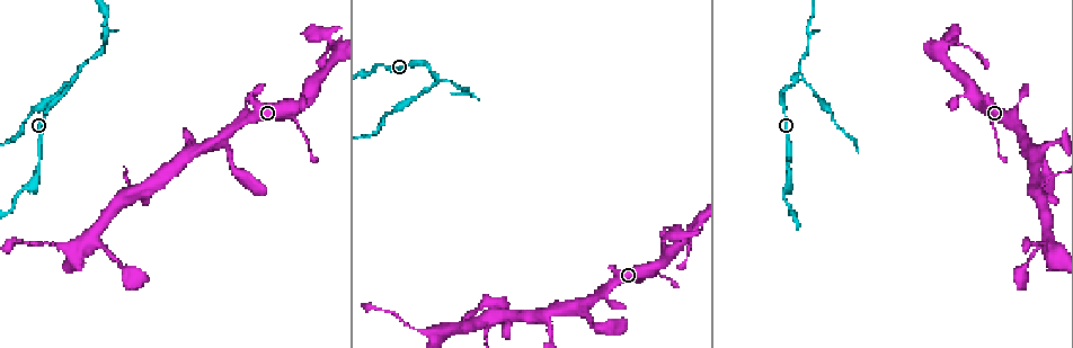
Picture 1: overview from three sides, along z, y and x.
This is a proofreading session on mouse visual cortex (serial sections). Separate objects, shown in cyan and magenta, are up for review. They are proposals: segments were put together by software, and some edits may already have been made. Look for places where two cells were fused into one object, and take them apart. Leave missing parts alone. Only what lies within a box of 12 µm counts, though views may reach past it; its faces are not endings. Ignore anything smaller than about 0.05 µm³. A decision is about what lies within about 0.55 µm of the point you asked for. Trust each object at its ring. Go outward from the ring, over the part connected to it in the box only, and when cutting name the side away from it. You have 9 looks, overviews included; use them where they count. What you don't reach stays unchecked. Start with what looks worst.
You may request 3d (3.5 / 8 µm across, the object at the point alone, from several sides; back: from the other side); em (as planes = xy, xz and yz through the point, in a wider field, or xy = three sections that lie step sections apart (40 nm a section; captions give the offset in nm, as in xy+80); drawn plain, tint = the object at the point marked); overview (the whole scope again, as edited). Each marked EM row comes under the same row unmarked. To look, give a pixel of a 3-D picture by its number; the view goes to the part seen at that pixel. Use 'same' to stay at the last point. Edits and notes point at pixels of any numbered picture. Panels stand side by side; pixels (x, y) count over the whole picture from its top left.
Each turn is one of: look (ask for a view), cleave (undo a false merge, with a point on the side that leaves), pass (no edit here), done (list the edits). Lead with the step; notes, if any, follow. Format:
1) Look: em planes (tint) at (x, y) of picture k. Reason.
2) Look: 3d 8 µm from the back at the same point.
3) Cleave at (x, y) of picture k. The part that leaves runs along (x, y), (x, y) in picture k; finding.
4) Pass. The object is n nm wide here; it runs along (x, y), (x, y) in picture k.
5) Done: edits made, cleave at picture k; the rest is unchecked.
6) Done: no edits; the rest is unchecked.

Look: 3d 3.5 µm at (799, 79) of picture 1. Three-way junction.

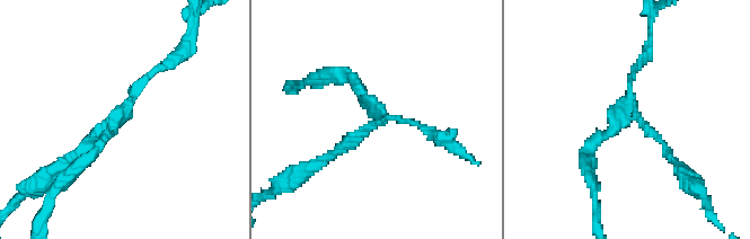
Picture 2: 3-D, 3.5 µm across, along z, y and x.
Look: em xy step 5 (tint) at (118, 118) of picture 2. Need the tissue.

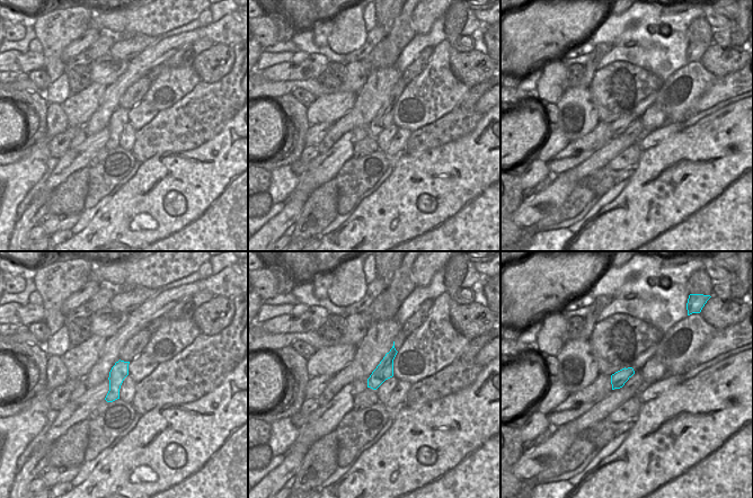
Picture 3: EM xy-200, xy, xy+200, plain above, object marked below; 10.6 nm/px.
Cleave at (343, 147) of picture 2. The arms are 100, 150, 200 nm wide; the part that leaves runs along (368, 127), (319, 166), (298, 174) in picture 2; a second cell is stuck on.

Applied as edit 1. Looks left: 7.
Look: overview. See it whole again.

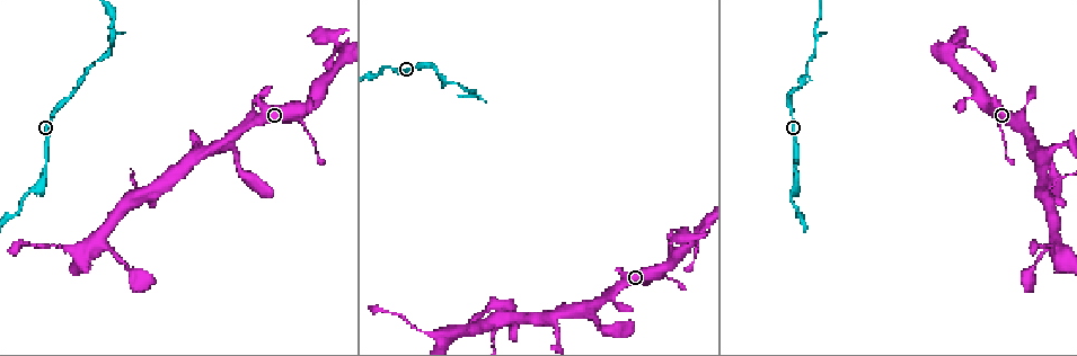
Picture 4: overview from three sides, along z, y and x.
Look: 3d 3.5 µm at (678, 255) of picture 4. A fork.

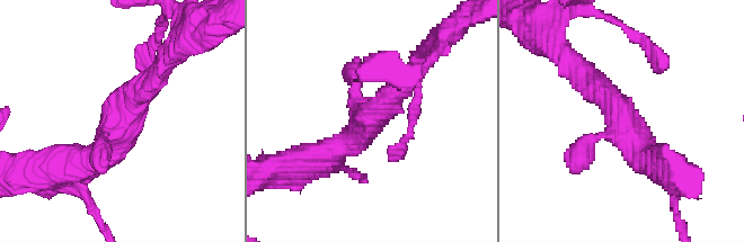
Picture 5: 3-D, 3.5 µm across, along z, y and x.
Look: em xy step 5 (tint) at (366, 118) of picture 5.

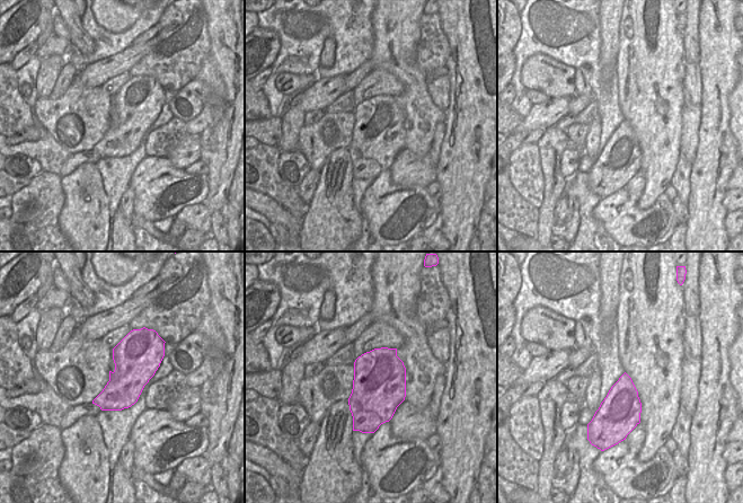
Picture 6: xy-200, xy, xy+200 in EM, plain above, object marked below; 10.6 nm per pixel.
Pass. It runs along (67, 168), (98, 158), (153, 78) in picture 5; one cell here.

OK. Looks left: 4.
Look: 3d 3.5 µm at (25, 197) of picture 4.

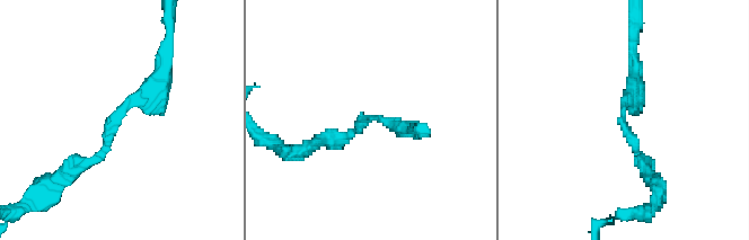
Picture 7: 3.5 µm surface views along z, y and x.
Look: em xy step 1 (tint) at (121, 117) of picture 7. The arms are 150, 200 nm wide; now the EM.

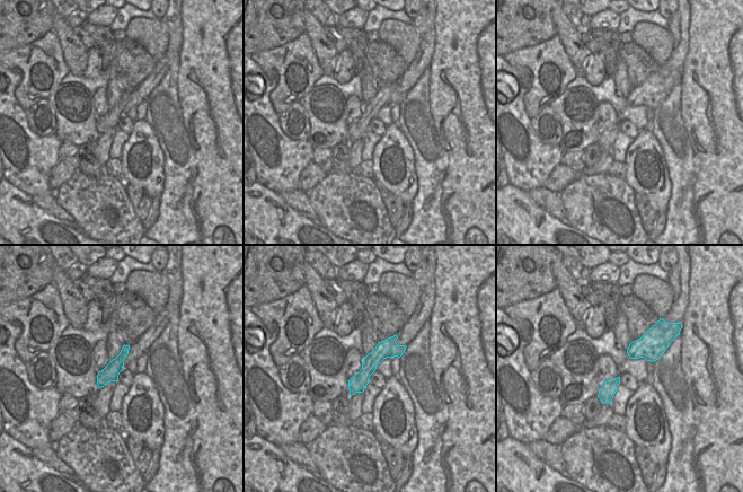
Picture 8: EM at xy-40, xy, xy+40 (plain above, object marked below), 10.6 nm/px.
Pass. It runs along (401, 348), (385, 350), (352, 391) in picture 8; one cell here.

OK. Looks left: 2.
Look: 3d 3.5 µm at (227, 141) of picture 4. Arms part here.

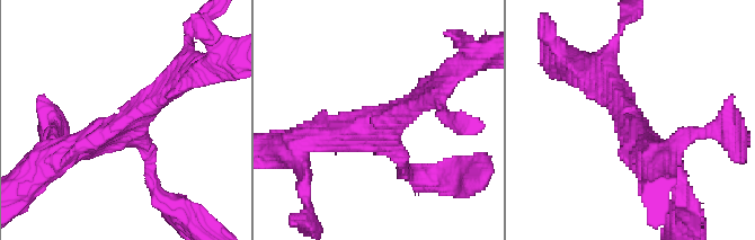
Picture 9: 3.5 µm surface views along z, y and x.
Look: em xy step 2 (tint) at (629, 115) of picture 9. 3 arms meet here; the arms are 200, 300, 350 nm wide; shape alone is not enough.

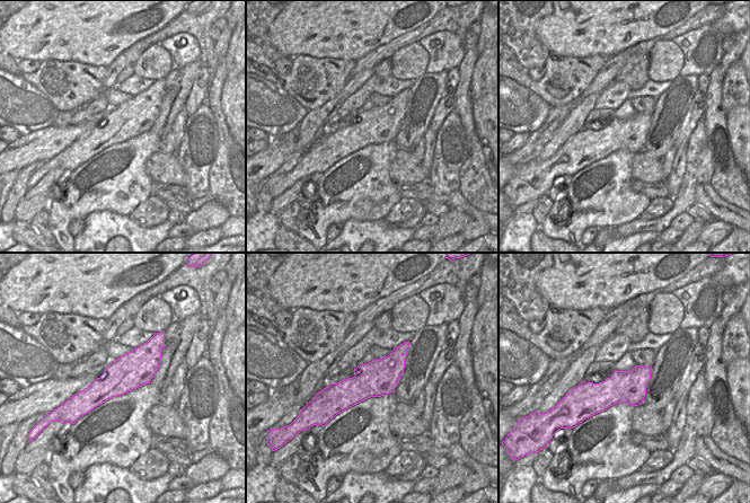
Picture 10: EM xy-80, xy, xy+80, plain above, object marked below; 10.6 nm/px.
Pass. It runs along (186, 76), (121, 124), (69, 151) in picture 9; all the same cell.

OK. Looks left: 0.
Done: edits made, cleave at picture 2; the rest is unchecked.

